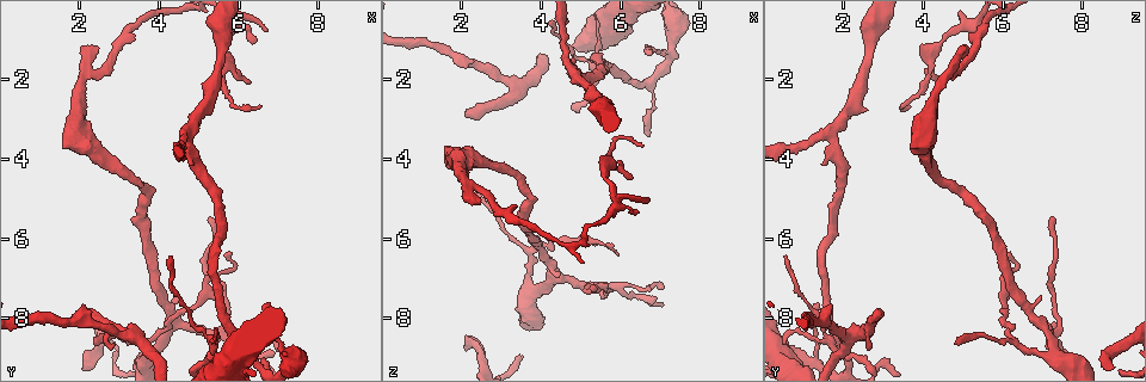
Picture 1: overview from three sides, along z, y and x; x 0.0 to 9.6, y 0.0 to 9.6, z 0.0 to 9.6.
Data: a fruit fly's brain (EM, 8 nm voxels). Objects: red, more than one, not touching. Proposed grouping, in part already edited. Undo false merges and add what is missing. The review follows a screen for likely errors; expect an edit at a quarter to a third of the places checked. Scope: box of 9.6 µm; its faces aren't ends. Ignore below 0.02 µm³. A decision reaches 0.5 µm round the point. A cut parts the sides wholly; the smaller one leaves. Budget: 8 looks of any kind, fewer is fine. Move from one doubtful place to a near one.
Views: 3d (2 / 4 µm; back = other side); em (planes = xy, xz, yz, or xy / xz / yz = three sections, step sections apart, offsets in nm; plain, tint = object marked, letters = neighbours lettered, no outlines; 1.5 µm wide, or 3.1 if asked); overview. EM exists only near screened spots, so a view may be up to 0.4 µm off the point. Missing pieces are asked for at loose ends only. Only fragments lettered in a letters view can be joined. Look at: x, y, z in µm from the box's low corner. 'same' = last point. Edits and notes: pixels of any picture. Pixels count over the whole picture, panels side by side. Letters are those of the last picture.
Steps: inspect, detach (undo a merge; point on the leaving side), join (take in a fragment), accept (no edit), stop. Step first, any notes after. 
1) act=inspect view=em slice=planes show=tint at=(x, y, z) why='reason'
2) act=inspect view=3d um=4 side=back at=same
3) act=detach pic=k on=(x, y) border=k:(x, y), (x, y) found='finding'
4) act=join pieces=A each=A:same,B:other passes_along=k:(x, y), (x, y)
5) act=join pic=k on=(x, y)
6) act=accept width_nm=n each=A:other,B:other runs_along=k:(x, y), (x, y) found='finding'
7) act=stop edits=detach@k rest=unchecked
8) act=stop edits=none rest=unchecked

act=inspect view=em slice=yz step=8 show=letters at=(6.70, 7.65, 1.35) why='free end'

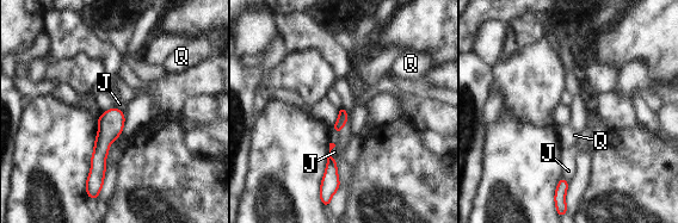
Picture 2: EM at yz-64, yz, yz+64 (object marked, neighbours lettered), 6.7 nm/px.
act=inspect view=em slice=planes show=letters at=same

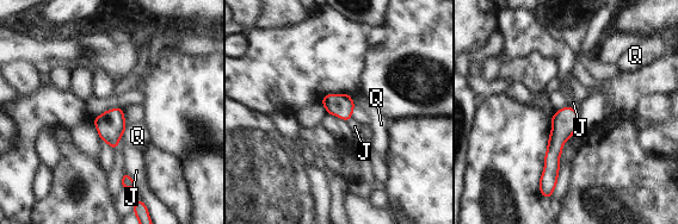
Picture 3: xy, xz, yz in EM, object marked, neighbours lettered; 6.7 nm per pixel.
act=accept each=J:other,Q:other border=3:(124, 170), (137, 188) found='none of them fits'

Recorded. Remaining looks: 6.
act=inspect view=em slice=yz step=8 show=plain at=(6.45, 0.95, 5.35) why='an open end'

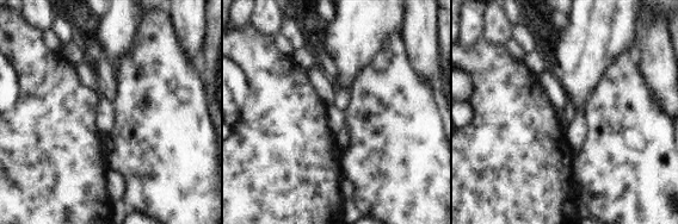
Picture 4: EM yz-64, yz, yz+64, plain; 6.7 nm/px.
act=inspect view=em slice=yz step=8 show=letters at=same why='what lies round it'

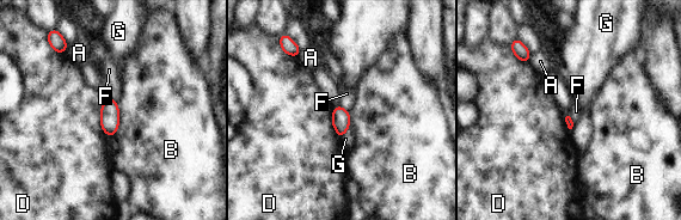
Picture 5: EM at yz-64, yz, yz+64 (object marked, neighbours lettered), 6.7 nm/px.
act=accept each=A:other,B:other,D:other,F:other,G:other border=5:(569, 112), (574, 123) found='no lettered fragment goes on from it'

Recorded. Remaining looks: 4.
act=inspect view=em slice=xz step=8 show=plain at=(6.55, 2.65, 3.60)

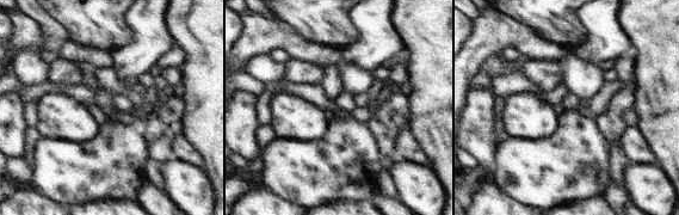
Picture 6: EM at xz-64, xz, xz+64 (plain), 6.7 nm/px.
act=inspect view=em slice=xz step=8 show=letters at=same

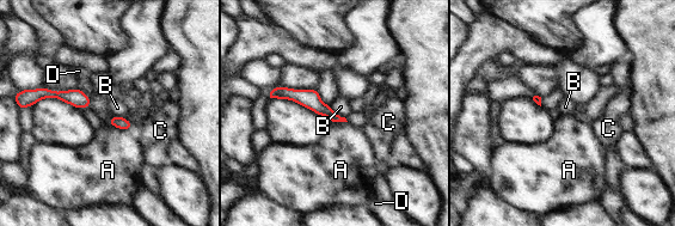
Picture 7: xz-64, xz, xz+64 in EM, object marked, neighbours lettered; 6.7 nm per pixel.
act=accept each=A:other,B:other,C:other,D:other runs_along=7:(290, 92), (310, 98), (338, 118) found='no lettered fragment goes on from it'

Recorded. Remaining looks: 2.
act=stop edits=none rest=unchecked

